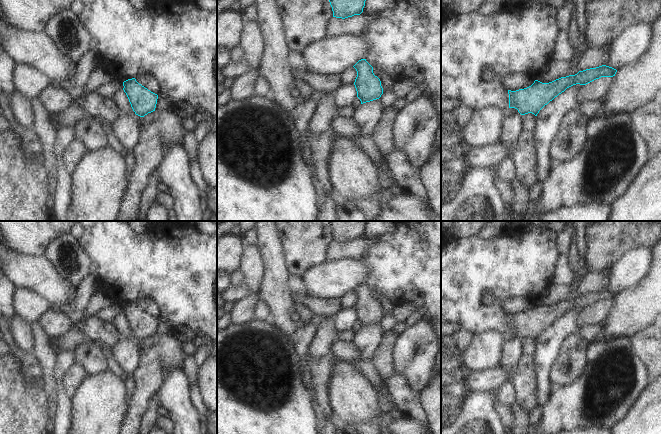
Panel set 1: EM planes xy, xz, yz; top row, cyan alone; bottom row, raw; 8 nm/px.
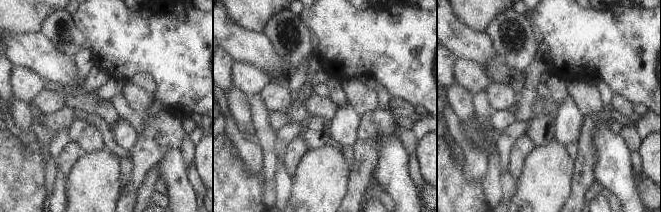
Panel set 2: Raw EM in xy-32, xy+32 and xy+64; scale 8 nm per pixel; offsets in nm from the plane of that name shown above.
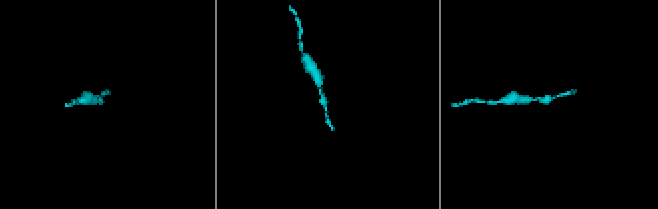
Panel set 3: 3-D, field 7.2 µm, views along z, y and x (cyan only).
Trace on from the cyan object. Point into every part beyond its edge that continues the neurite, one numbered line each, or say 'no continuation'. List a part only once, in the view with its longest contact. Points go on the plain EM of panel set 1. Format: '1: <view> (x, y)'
no continuation

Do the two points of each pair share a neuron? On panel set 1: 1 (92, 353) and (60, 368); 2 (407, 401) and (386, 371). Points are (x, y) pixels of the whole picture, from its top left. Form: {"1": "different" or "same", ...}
{"1": "different", "2": "different"}

